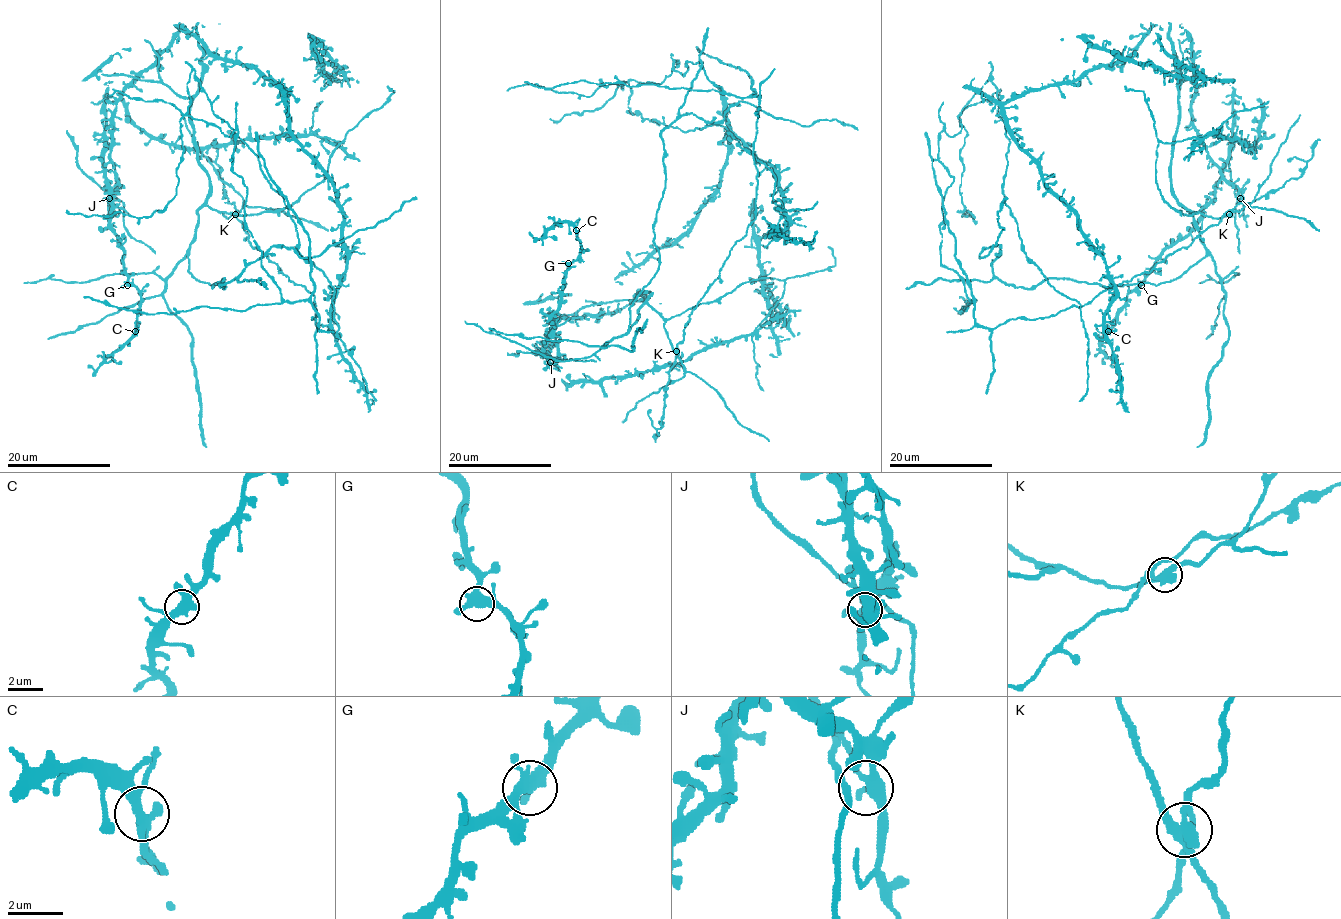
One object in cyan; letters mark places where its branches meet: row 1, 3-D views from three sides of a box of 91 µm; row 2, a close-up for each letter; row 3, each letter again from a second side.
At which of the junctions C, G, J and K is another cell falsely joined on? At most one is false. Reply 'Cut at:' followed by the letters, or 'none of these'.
Cut at: K

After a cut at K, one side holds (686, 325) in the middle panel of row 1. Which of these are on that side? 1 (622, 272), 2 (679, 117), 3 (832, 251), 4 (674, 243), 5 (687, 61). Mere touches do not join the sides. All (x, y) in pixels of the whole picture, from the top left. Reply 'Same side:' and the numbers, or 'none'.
Same side: 1, 4, 5

